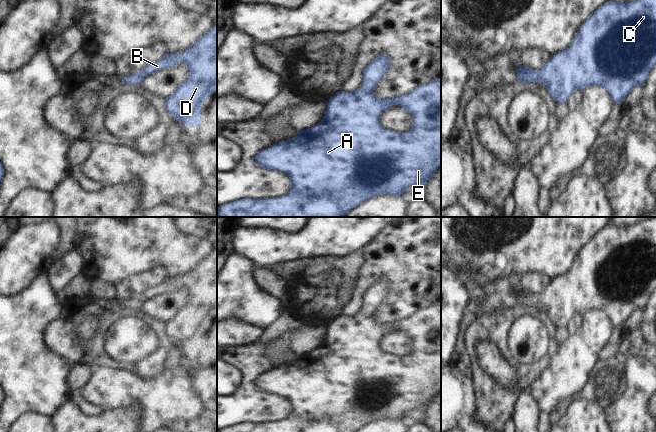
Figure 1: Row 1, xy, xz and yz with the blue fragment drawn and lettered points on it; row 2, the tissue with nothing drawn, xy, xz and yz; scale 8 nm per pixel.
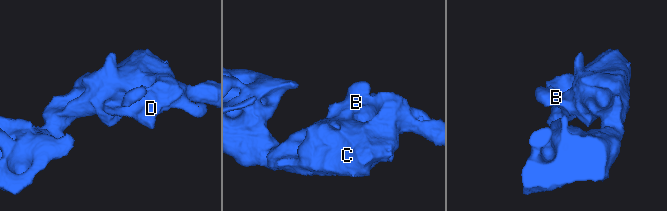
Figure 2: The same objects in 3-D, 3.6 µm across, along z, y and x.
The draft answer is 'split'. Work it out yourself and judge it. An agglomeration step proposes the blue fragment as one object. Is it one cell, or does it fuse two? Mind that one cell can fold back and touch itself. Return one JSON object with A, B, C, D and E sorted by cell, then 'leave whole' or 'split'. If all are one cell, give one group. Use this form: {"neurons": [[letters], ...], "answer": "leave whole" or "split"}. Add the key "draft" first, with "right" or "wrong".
{"draft": "wrong", "neurons": [["A", "B", "C", "D", "E"]], "answer": "leave whole"}

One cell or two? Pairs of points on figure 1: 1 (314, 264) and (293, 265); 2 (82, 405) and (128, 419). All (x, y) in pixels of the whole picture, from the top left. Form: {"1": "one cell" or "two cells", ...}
{"1": "one cell", "2": "two cells"}

